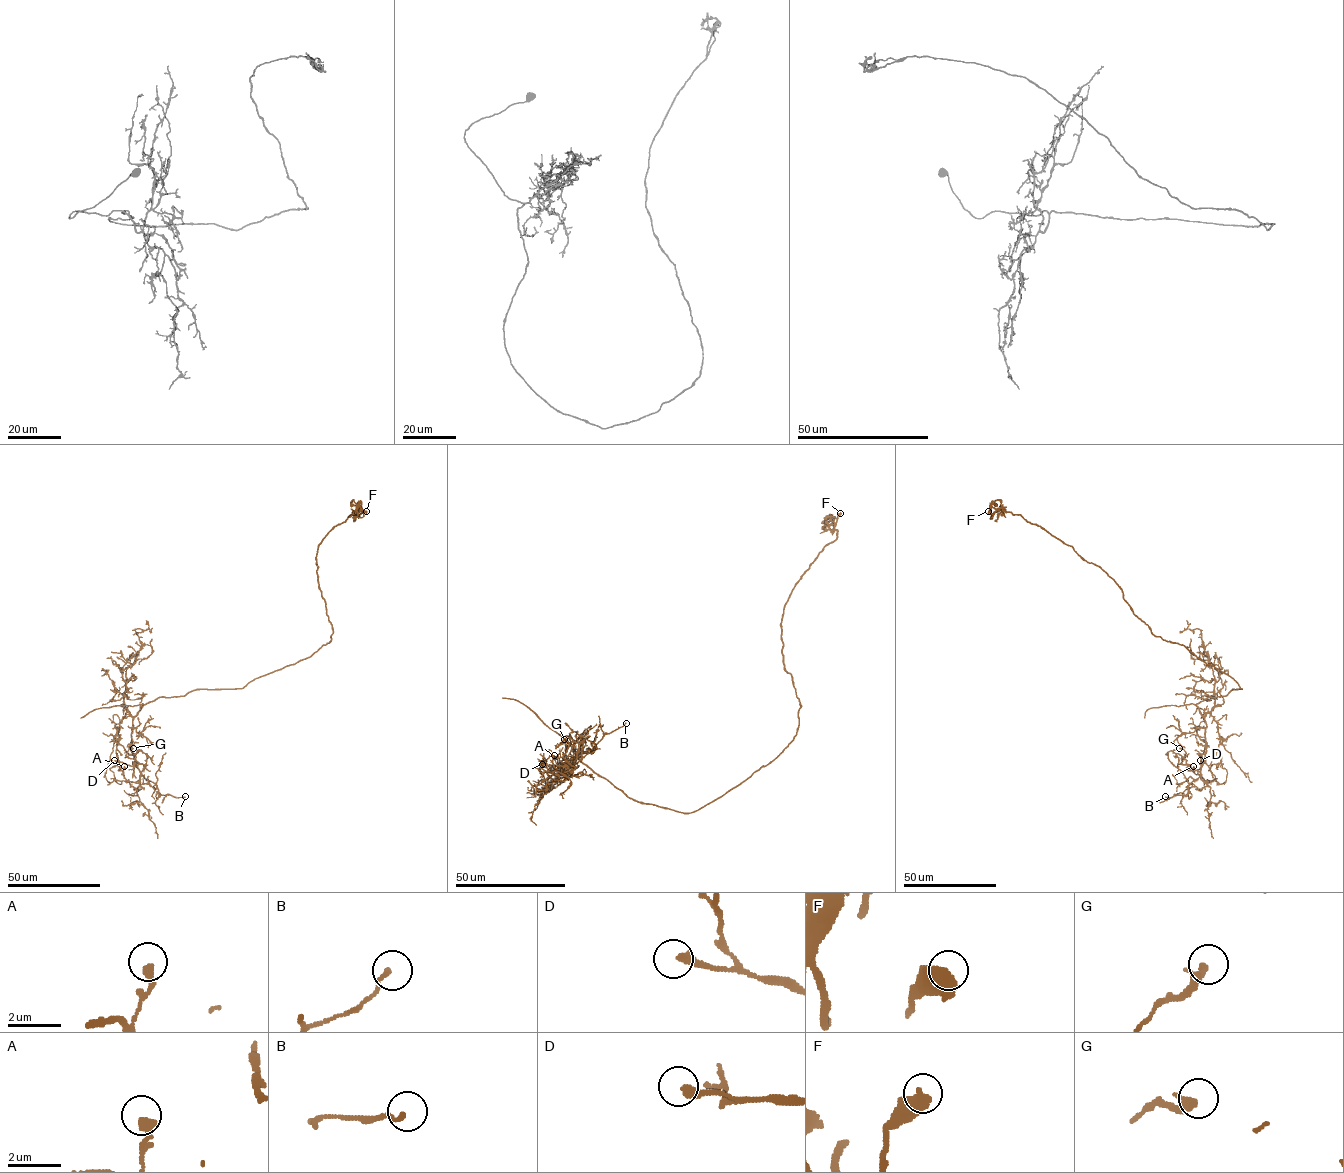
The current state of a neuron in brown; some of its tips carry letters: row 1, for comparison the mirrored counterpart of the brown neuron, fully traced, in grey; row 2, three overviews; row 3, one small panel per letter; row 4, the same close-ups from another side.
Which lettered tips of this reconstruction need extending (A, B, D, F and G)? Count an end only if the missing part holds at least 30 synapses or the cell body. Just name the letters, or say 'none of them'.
none of them

